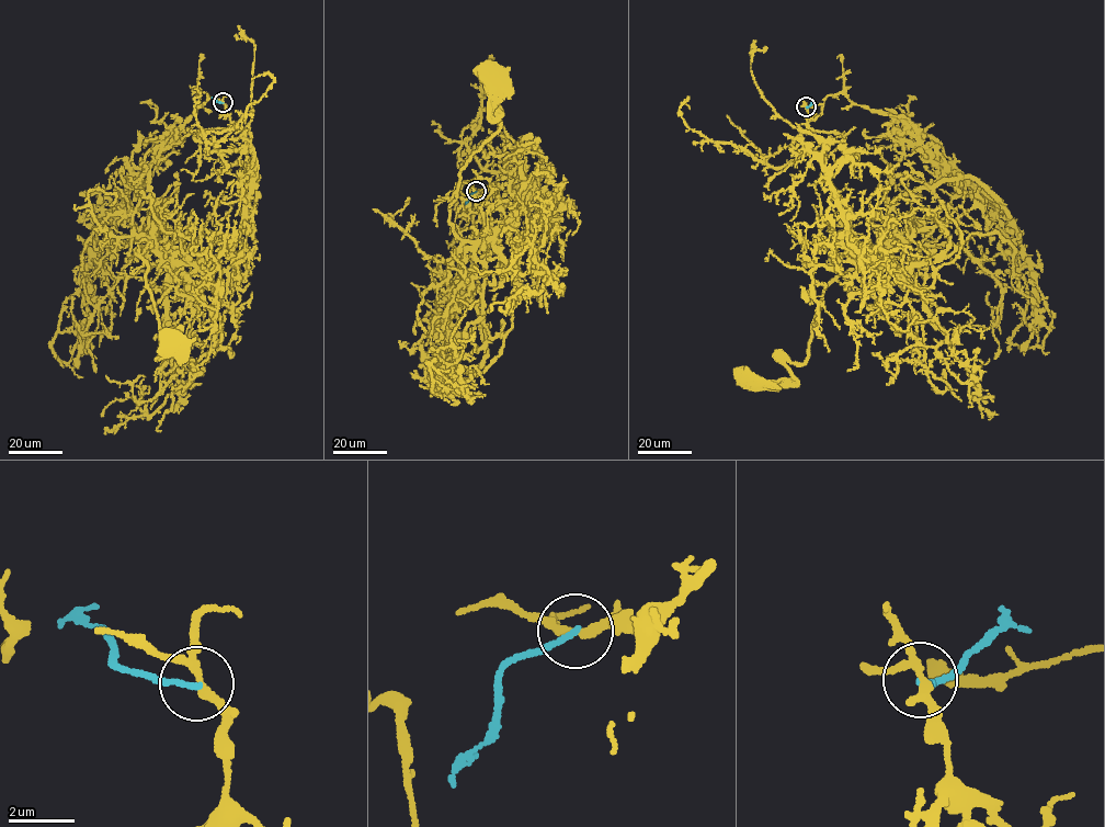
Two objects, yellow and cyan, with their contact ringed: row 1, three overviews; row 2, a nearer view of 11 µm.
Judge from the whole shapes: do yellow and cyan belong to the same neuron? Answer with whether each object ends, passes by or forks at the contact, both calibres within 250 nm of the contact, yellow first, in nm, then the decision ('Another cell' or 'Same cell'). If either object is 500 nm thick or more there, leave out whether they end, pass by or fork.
At the ring yellow forks. At the ring cyan ends. Thickness 200 nm (yellow) against 160 nm. Another cell

